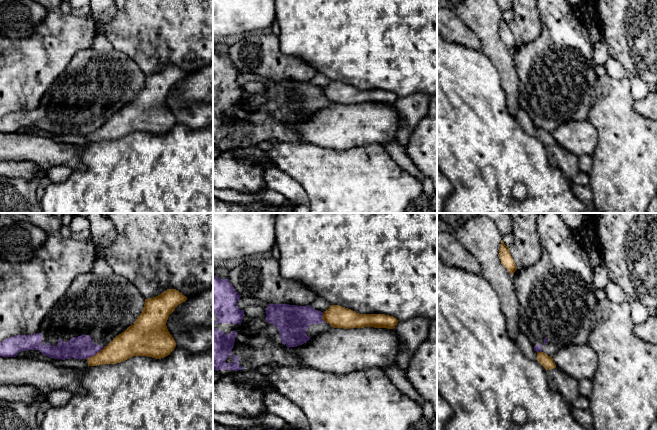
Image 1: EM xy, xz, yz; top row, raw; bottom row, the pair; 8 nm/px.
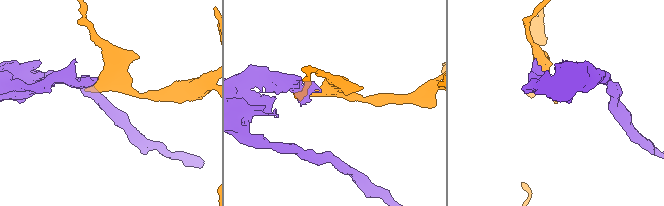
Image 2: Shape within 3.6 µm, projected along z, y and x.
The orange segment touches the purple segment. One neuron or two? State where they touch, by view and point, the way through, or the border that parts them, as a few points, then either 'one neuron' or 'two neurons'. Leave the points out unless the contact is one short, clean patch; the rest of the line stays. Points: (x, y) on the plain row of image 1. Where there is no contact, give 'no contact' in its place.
xy (94, 131) | along xy (102, 125), (86, 135) | two neurons

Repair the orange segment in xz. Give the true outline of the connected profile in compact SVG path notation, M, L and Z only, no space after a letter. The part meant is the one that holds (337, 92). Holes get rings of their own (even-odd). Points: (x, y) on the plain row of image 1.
M331 81L324 89L322 95L334 104L387 104L394 105L398 99L397 94L385 90L359 90L355 87Z

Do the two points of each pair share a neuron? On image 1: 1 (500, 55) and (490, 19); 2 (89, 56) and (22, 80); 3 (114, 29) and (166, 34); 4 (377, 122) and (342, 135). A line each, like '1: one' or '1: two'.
1: one
2: two
3: one
4: one

